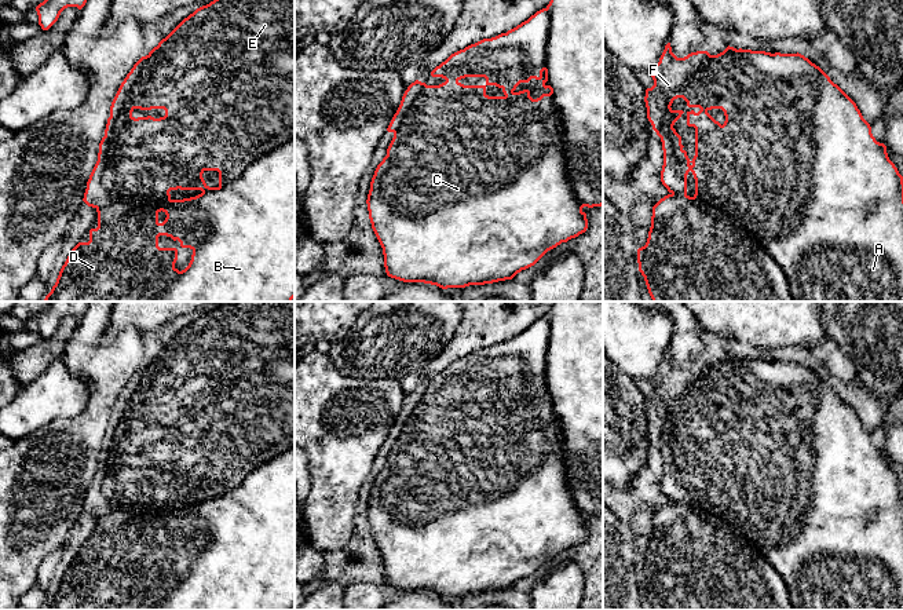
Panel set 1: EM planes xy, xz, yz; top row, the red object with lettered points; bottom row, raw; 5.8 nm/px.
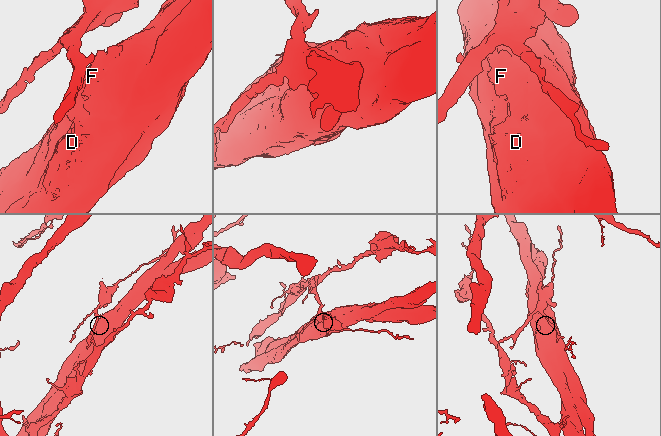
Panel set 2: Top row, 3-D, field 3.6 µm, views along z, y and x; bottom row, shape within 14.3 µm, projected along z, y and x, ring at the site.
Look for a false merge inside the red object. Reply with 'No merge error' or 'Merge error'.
Merge error

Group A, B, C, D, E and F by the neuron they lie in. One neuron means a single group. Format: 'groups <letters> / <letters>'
groups A C E F / B D

